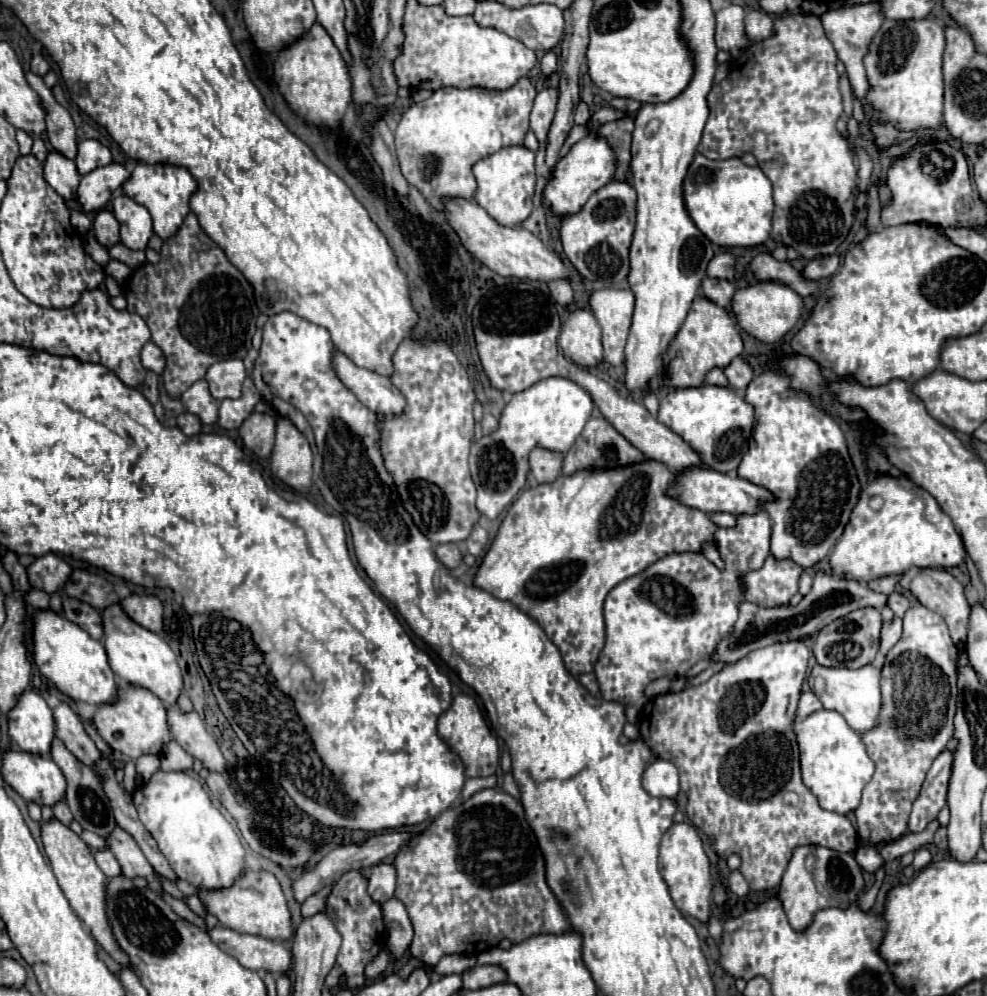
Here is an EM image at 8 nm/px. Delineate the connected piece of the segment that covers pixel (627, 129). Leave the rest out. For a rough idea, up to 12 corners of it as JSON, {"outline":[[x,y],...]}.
{"outline":[[633,119],[605,123],[597,133],[617,153],[615,179],[625,179]]}

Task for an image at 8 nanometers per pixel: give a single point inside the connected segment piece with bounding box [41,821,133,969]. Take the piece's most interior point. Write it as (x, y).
(79, 876)

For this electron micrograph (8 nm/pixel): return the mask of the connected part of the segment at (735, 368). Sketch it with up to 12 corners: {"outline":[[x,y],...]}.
{"outline":[[737,355],[723,371],[729,385],[745,391],[753,379],[749,361]]}

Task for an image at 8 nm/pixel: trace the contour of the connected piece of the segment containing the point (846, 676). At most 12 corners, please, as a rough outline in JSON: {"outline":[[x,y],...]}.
{"outline":[[815,665],[809,687],[859,735],[877,725],[881,669]]}

